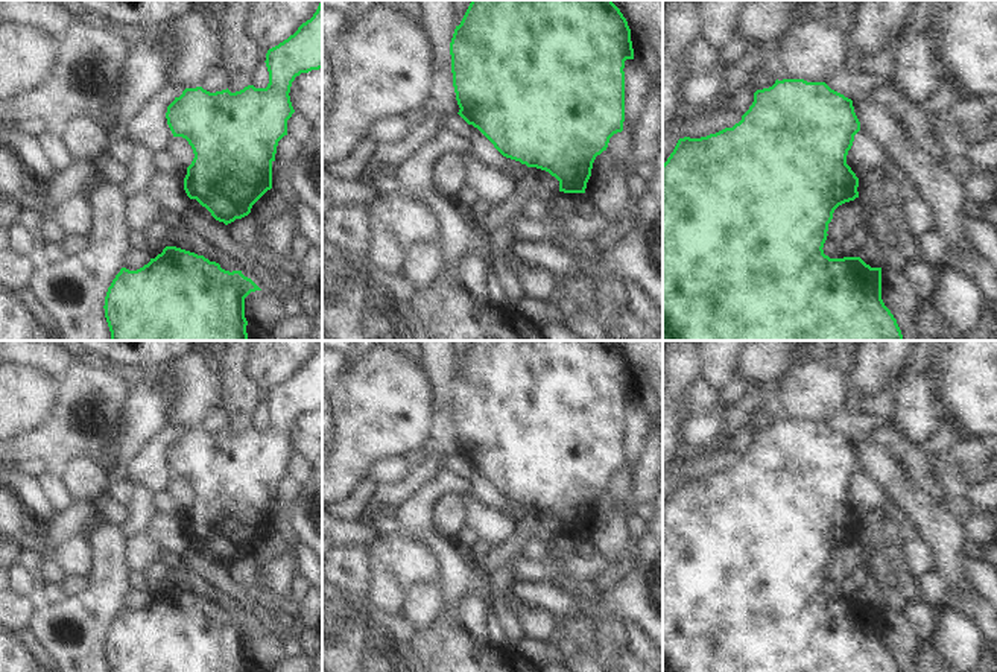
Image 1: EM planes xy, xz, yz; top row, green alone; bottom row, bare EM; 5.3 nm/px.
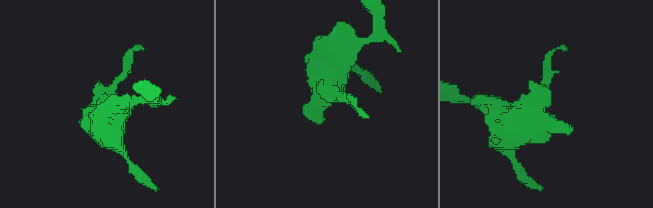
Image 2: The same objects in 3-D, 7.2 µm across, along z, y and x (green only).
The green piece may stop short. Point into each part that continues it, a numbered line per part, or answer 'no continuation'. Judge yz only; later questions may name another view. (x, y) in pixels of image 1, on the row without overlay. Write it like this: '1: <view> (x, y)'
no continuation

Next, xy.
no continuation

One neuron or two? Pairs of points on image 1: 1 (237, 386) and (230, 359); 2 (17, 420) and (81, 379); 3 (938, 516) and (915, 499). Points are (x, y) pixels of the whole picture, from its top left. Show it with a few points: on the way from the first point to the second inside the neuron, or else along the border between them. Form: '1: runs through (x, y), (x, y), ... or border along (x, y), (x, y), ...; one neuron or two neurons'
1: runs through (234, 380), (233, 365); one neuron
2: border along (60, 377), (52, 411), (35, 426); two neurons
3: runs through (932, 516), (921, 505); one neuron

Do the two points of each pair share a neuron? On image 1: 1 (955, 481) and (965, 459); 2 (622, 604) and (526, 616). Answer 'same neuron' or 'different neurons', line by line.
1: same neuron
2: different neurons

